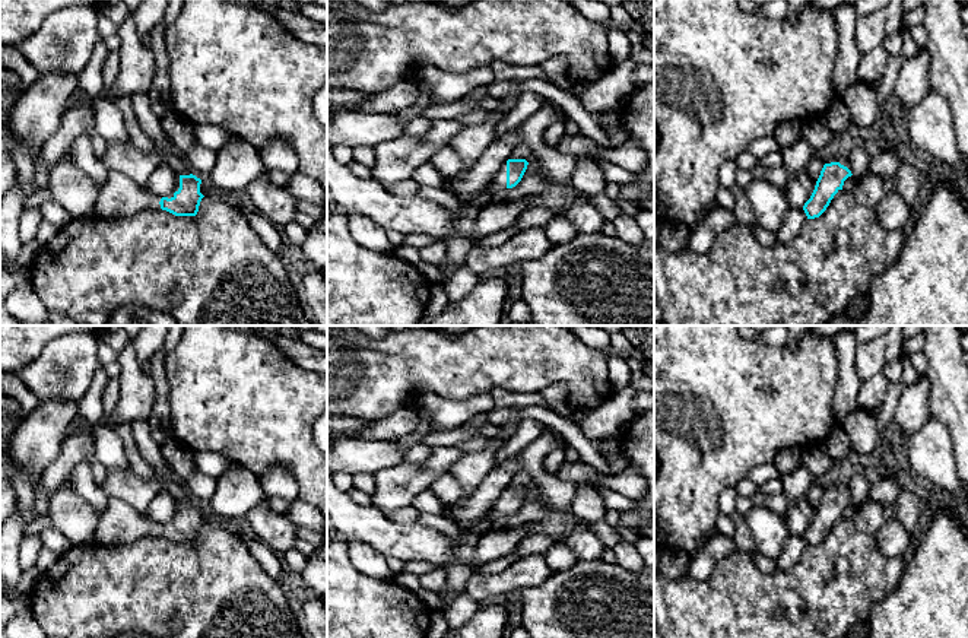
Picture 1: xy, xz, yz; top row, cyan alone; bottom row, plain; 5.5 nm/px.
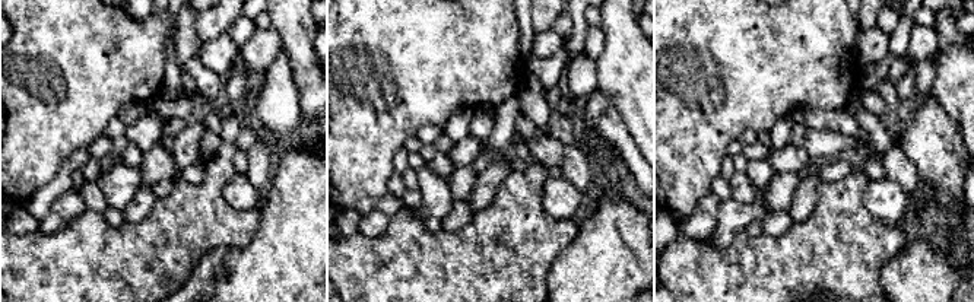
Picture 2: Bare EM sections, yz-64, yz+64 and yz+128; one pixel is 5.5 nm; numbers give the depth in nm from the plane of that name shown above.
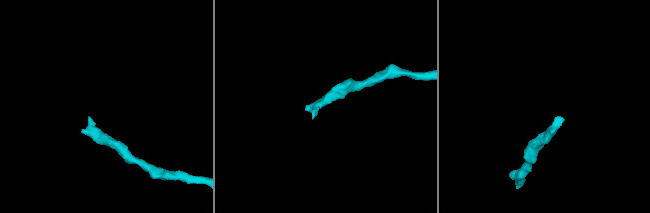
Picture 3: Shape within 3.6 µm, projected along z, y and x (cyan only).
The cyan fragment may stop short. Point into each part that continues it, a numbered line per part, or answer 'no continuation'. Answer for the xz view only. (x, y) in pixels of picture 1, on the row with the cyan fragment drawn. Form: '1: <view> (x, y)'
1: xz (500, 180)

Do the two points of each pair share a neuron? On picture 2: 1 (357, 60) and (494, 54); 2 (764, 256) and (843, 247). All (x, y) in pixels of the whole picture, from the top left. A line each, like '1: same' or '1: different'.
1: same
2: same

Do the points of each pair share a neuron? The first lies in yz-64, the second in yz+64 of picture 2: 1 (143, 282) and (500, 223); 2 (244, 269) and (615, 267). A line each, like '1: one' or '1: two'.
1: one
2: one

